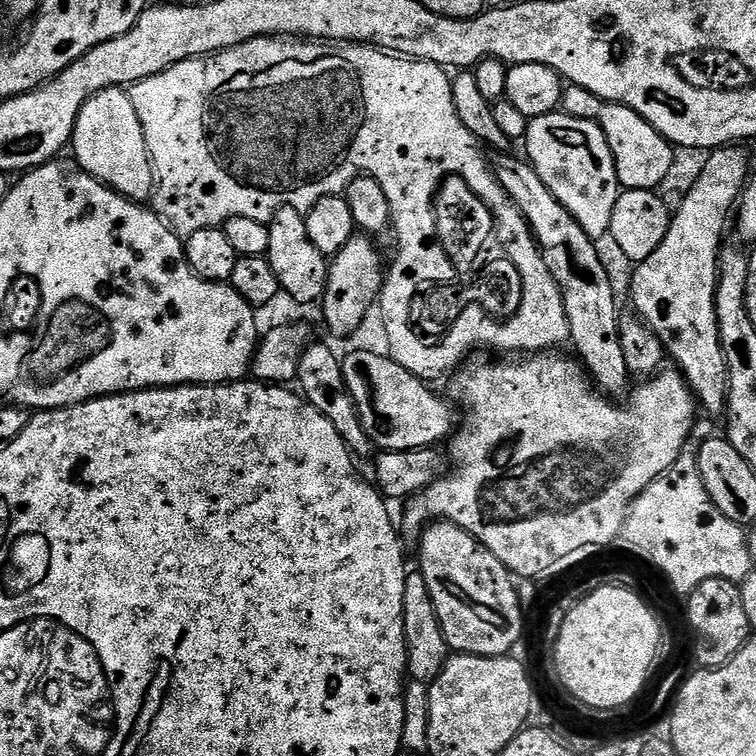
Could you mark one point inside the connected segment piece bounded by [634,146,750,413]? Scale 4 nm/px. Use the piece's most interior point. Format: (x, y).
(676, 287)

